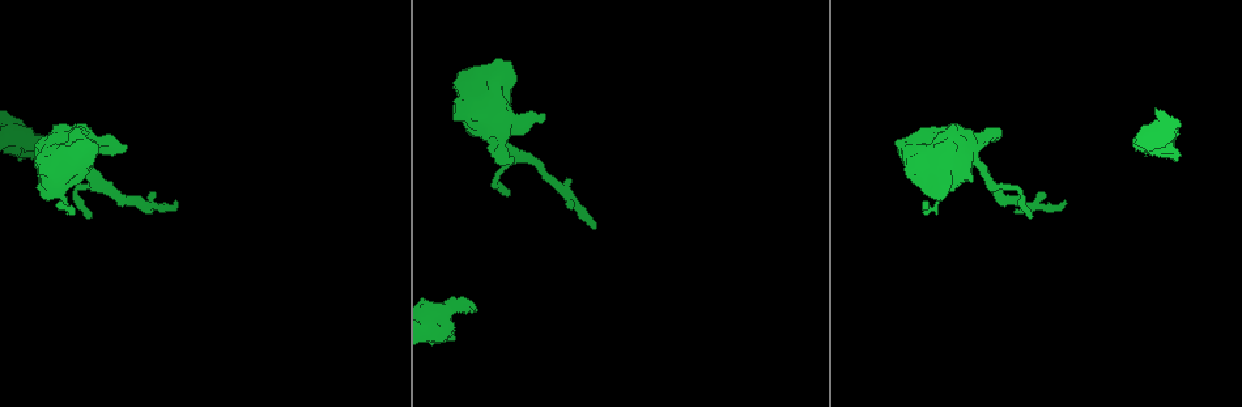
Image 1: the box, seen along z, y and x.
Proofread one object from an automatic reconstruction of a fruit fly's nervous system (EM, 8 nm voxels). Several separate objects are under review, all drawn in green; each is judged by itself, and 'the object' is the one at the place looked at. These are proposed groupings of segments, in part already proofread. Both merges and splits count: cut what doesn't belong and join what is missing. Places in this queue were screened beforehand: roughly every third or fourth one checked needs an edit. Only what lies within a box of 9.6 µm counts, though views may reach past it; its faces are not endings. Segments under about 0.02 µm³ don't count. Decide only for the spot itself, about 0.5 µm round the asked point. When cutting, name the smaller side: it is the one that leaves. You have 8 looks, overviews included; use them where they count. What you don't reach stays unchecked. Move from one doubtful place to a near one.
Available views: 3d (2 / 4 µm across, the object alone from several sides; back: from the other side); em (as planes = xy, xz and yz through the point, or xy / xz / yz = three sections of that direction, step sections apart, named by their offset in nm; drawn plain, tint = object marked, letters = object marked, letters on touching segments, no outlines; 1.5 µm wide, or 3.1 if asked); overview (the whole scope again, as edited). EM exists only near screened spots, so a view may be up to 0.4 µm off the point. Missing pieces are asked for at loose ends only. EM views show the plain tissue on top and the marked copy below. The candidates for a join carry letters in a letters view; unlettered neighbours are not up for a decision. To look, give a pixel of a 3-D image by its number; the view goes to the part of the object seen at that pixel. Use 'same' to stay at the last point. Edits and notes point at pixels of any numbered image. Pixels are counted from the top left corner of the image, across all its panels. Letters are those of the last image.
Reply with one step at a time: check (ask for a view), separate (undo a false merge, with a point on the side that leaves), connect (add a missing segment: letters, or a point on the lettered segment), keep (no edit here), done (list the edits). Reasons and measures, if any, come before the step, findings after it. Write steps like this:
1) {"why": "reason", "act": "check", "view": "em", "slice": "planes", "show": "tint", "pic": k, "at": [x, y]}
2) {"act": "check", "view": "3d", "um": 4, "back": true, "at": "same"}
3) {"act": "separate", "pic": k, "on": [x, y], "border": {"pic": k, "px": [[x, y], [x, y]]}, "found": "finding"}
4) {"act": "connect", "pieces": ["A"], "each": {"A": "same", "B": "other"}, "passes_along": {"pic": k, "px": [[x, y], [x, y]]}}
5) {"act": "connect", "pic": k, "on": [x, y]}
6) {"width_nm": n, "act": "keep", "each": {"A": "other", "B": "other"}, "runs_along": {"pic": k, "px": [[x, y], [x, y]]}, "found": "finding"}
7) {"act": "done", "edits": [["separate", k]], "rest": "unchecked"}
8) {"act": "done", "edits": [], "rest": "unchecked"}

{"why": "thin end", "act": "check", "view": "em", "slice": "planes", "show": "letters", "pic": 1, "at": [507, 190]}

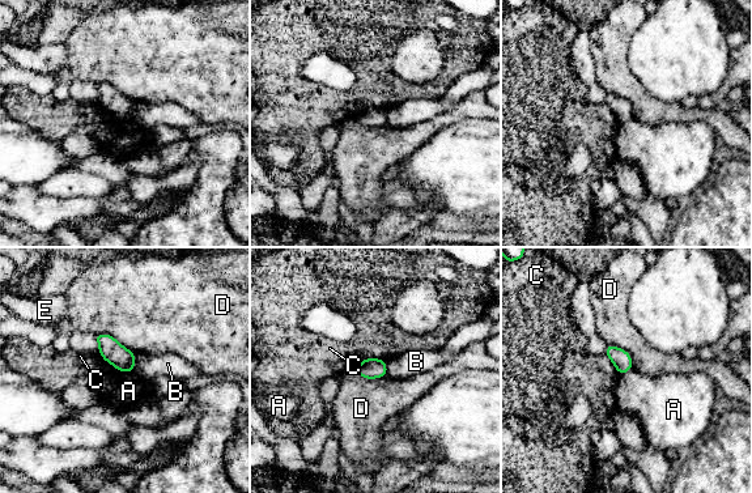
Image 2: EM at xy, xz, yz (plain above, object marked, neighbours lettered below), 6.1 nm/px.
{"act": "keep", "each": {"A": "other", "B": "other", "C": "other", "D": "other", "E": "other"}, "found": "none of them fits"}

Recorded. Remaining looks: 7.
{"why": "free end", "act": "check", "view": "em", "slice": "planes", "show": "letters", "pic": 1, "at": [1064, 201]}

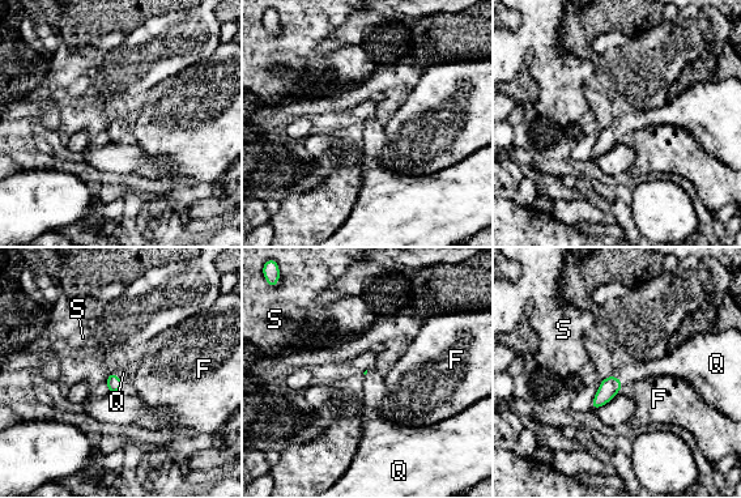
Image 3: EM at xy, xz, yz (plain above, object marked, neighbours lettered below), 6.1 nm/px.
{"act": "connect", "pic": 3, "on": [123, 373], "each": {"F": "other", "Q": "same", "S": "other"}, "passes_along": {"pic": 3, "px": [[114, 384], [116, 378], [123, 373]]}, "found": "it goes on there"}

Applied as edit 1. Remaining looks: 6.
{"why": "free end", "act": "check", "view": "3d", "um": 4, "pic": 1, "at": [542, 114]}

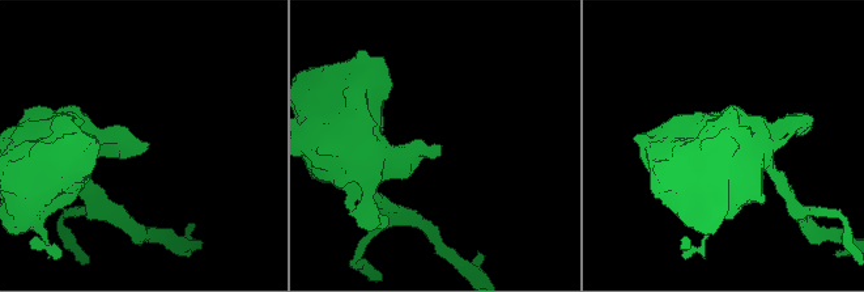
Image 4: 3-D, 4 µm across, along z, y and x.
{"act": "check", "view": "em", "slice": "planes", "show": "letters", "pic": 4, "at": [437, 144]}

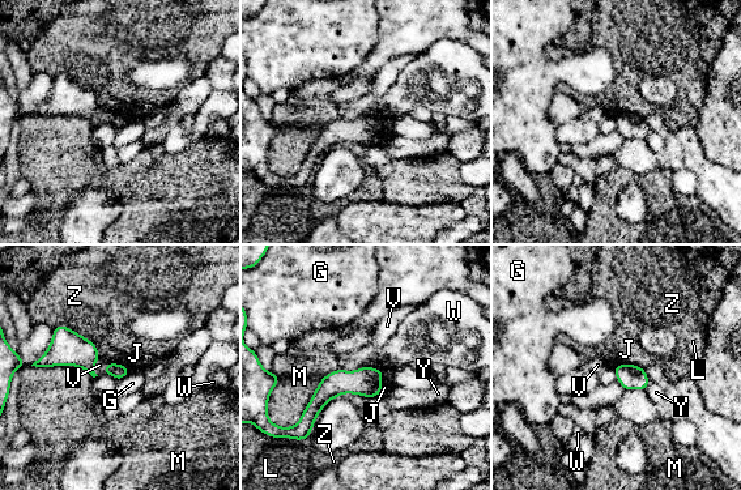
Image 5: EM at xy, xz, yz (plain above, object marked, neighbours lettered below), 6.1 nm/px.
{"longest_contact_nm": ["M", 400], "act": "keep", "each": {"G": "other", "J": "other", "L": "other", "M": "other", "V": "other", "W": "other", "Y": "other", "Z": "other"}, "runs_along": {"pic": 5, "px": [[378, 373], [339, 382], [311, 420]]}, "found": "none of them fits"}

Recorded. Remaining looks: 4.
{"act": "done", "edits": [["connect", 3]], "rest": "unchecked"}

